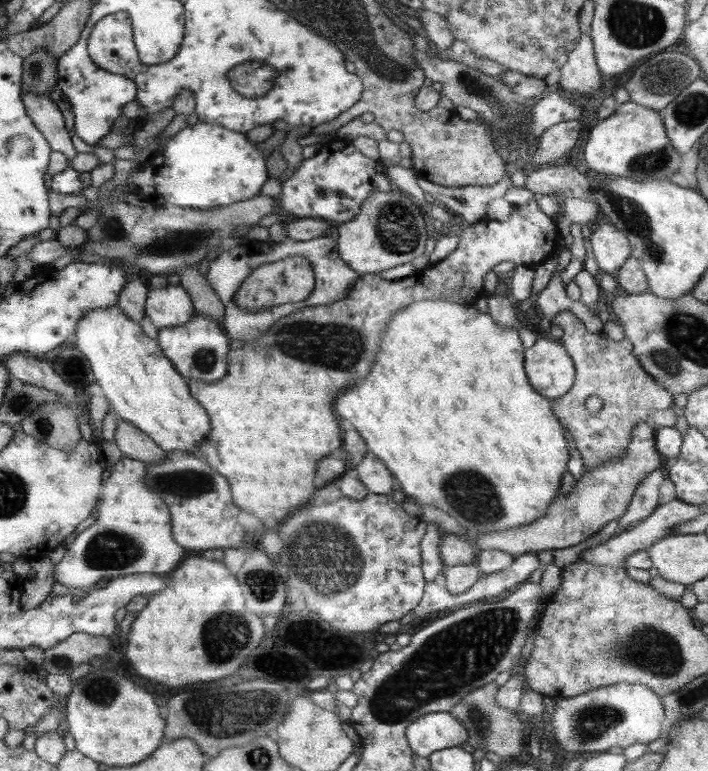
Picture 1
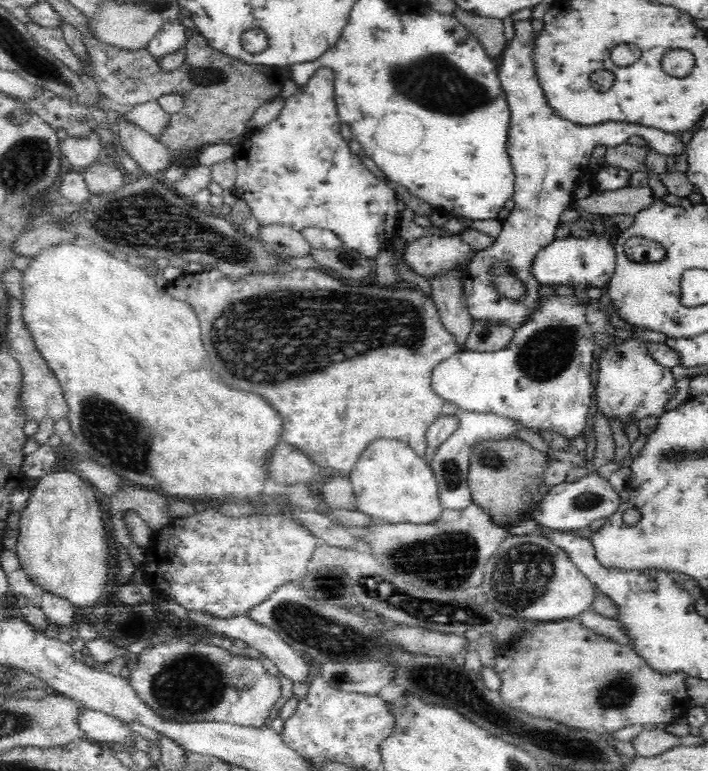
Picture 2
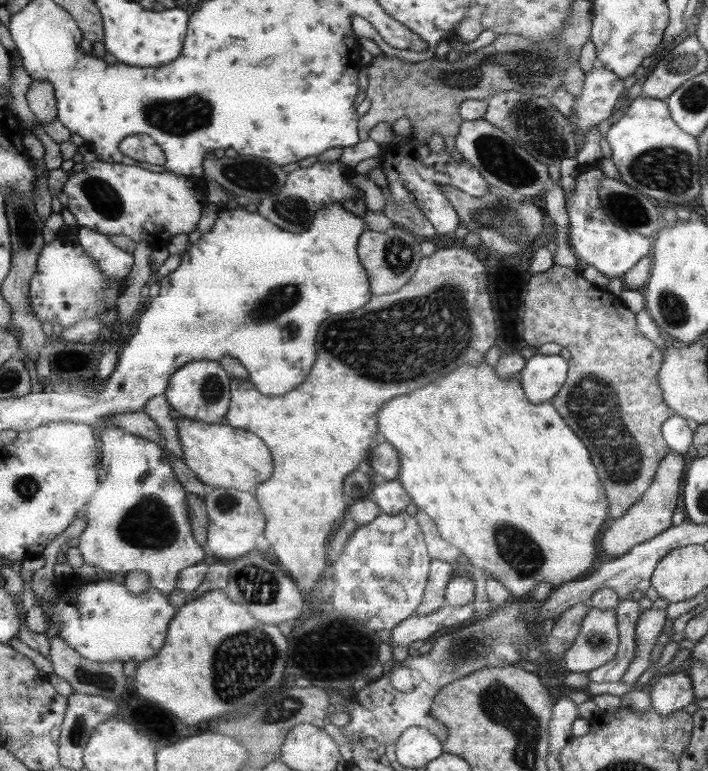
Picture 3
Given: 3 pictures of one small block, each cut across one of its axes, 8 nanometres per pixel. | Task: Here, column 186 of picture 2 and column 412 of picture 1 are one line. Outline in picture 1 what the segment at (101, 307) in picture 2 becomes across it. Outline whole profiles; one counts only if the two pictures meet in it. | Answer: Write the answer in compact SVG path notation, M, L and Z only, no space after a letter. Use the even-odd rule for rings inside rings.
M422 300L399 308L384 331L382 348L372 372L354 388L336 398L336 410L349 420L364 439L367 450L373 452L388 467L393 479L405 496L419 505L427 504L443 510L474 534L503 532L523 524L530 524L544 516L560 489L562 474L570 458L563 428L552 412L552 400L541 395L529 383L524 366L524 347L519 330L498 324L488 313L478 311L473 304L458 304L448 300Z

